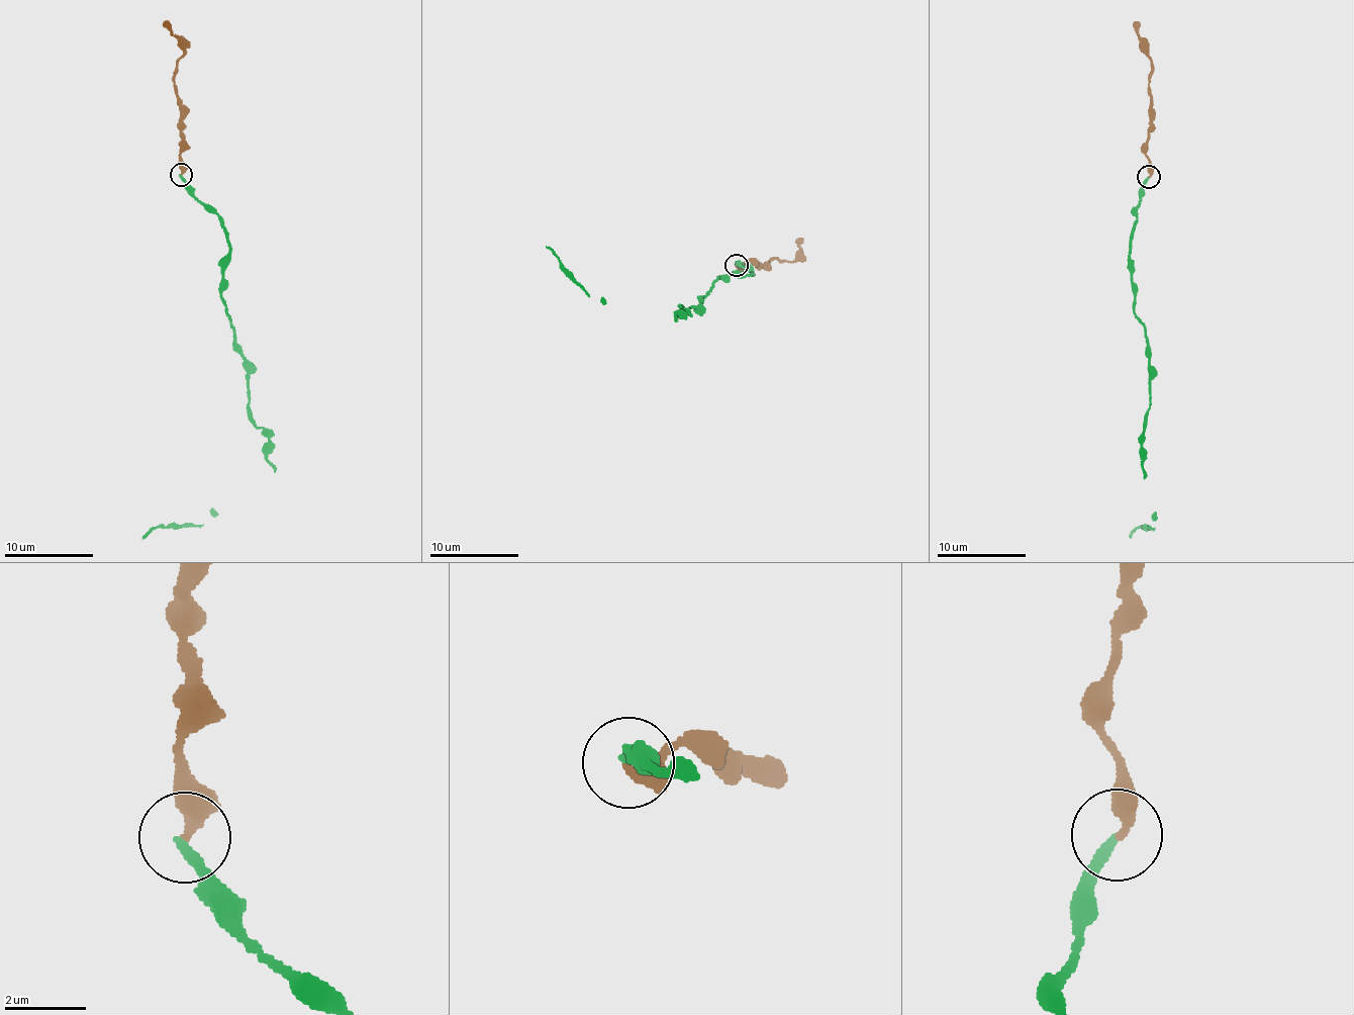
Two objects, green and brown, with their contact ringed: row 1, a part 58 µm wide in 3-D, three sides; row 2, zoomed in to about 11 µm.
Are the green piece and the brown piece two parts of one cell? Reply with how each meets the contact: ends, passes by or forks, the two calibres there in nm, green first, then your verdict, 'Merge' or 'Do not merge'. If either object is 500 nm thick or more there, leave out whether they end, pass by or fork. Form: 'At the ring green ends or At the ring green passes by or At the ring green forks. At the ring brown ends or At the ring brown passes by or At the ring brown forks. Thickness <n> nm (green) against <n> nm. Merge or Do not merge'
At the ring green ends. At the ring brown ends. Thickness 260 nm (green) against 380 nm. Merge

